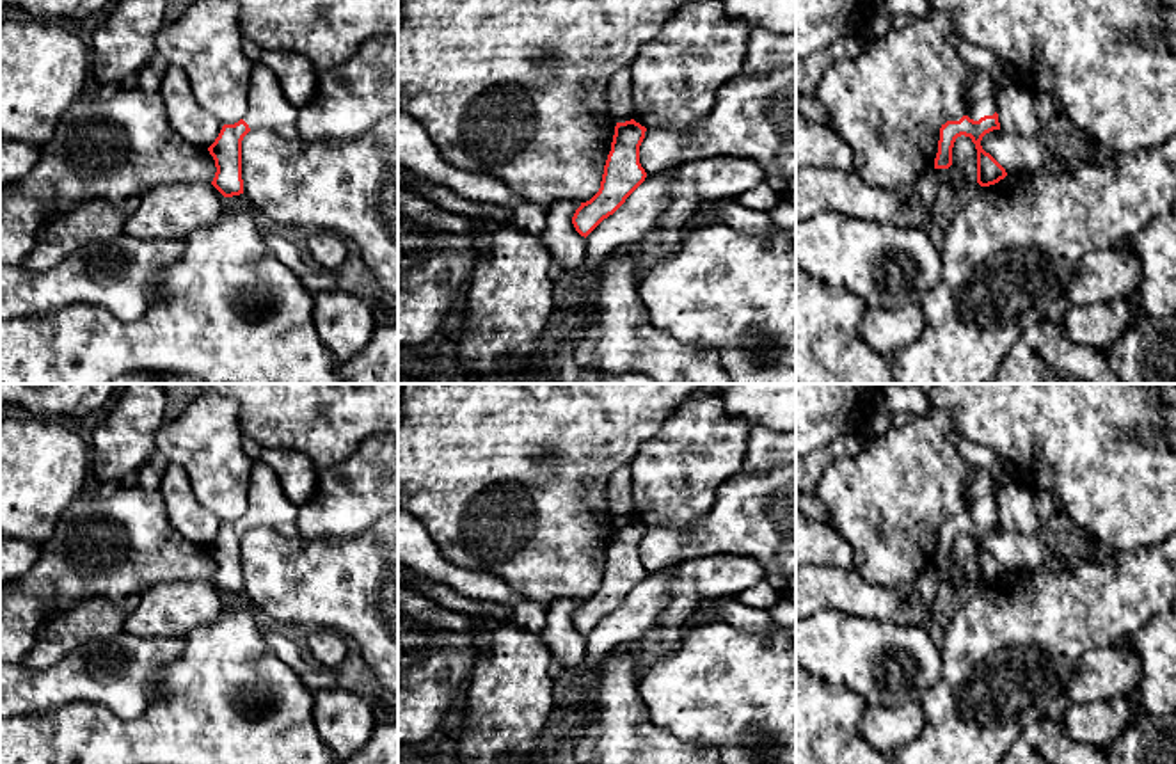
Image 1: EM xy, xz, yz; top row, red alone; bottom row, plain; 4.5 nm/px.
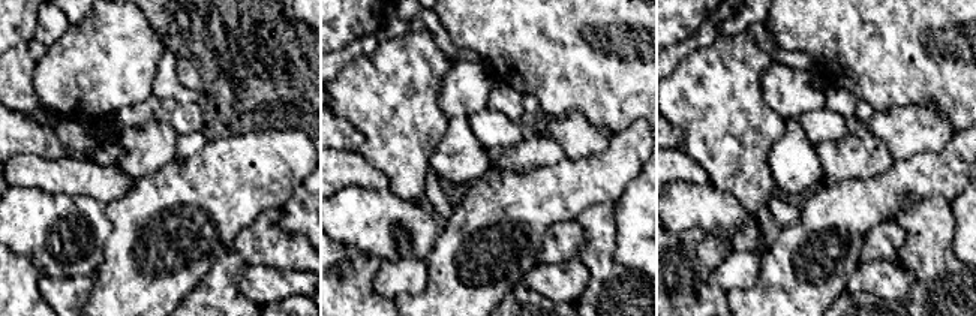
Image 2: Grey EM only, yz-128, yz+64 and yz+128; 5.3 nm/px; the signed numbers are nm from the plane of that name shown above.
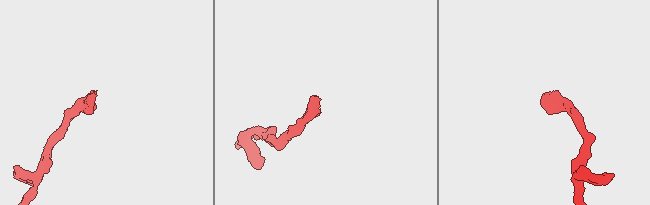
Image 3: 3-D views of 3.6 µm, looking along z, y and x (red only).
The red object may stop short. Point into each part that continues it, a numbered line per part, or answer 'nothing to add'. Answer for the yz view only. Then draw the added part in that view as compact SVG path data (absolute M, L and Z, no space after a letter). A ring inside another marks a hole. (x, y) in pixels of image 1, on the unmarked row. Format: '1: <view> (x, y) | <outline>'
1: yz (981, 491) | M975 466L972 471L970 483L966 485L968 510L966 513L979 519L984 513L997 510L995 494L998 485L991 473L984 467Z

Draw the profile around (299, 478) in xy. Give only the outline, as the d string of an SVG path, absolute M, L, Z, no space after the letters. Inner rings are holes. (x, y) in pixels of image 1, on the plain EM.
M263 448L259 462L277 474L293 505L300 506L314 497L318 471L306 455L293 450Z

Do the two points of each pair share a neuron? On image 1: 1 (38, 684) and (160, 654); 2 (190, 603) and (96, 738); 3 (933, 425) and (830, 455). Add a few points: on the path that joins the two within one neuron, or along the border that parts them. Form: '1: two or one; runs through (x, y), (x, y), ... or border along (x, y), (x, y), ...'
1: one; runs through (68, 681), (95, 672), (123, 672), (130, 667)
2: two; border along (219, 617), (196, 626), (182, 636)
3: two; border along (844, 453), (826, 469), (818, 485)

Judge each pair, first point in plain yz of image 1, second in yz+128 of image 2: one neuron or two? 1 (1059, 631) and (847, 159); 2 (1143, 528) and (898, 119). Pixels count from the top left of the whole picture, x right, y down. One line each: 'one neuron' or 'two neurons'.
1: two neurons
2: two neurons

